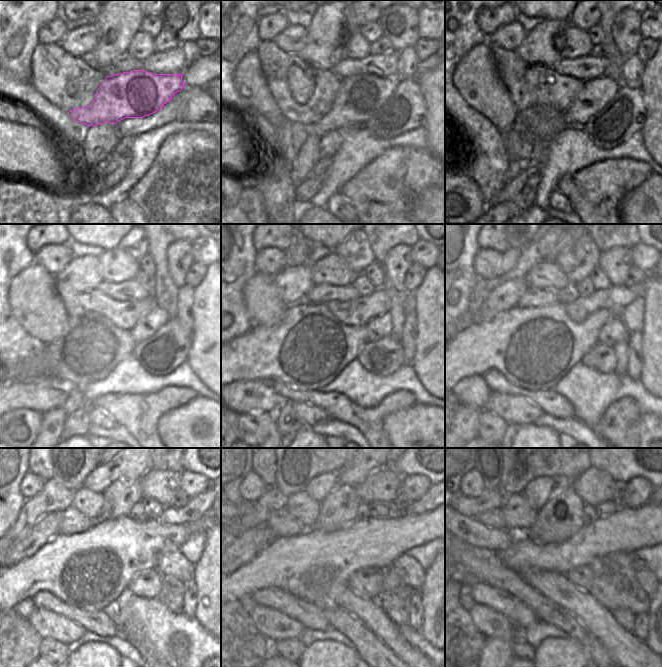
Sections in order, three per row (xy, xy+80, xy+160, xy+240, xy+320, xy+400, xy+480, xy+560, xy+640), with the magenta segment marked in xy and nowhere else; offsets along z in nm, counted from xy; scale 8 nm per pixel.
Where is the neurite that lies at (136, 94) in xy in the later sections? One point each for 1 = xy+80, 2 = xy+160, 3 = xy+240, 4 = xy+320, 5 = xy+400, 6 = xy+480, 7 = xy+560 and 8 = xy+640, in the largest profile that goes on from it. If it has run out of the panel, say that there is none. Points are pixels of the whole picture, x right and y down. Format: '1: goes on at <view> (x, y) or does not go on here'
1: goes on at xy+80 (359, 97)
2: goes on at xy+160 (595, 94)
3: goes on at xy+240 (150, 323)
4: goes on at xy+320 (379, 327)
5: goes on at xy+400 (614, 331)
6: goes on at xy+480 (174, 564)
7: goes on at xy+560 (411, 573)
8: goes on at xy+640 (647, 580)

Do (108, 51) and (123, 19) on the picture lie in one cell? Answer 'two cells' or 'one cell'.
one cell

